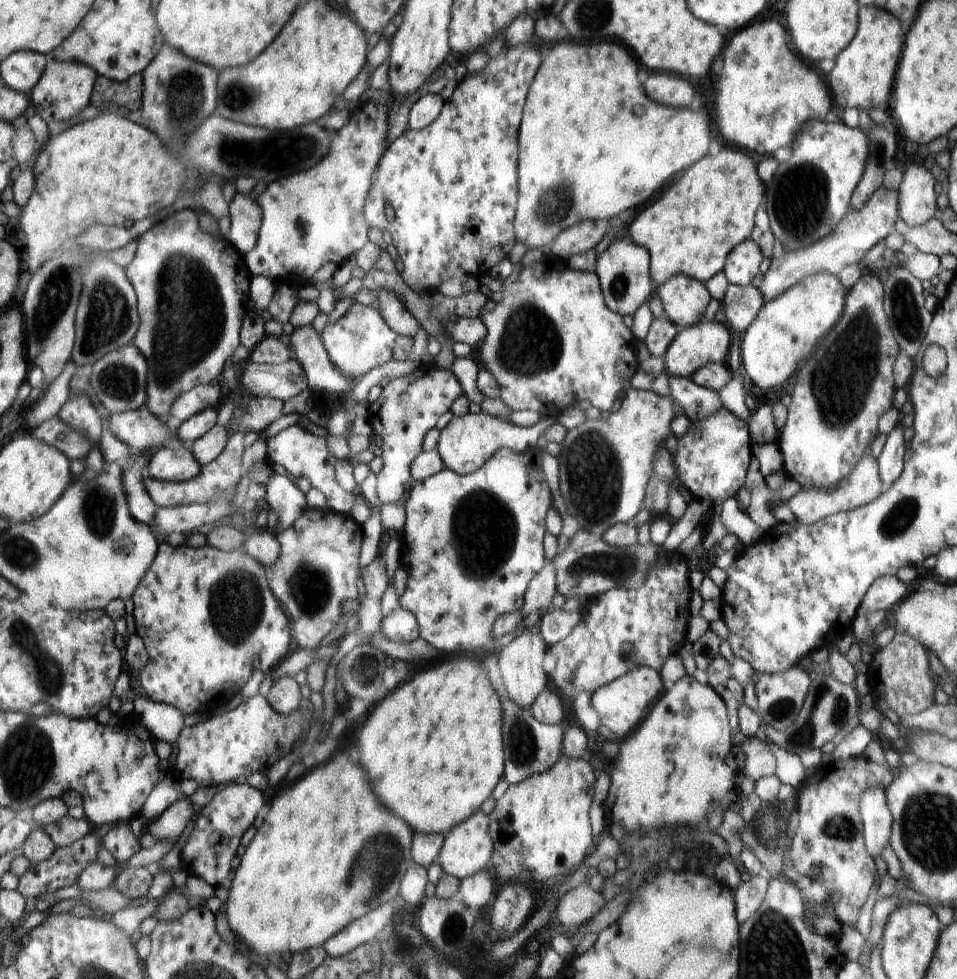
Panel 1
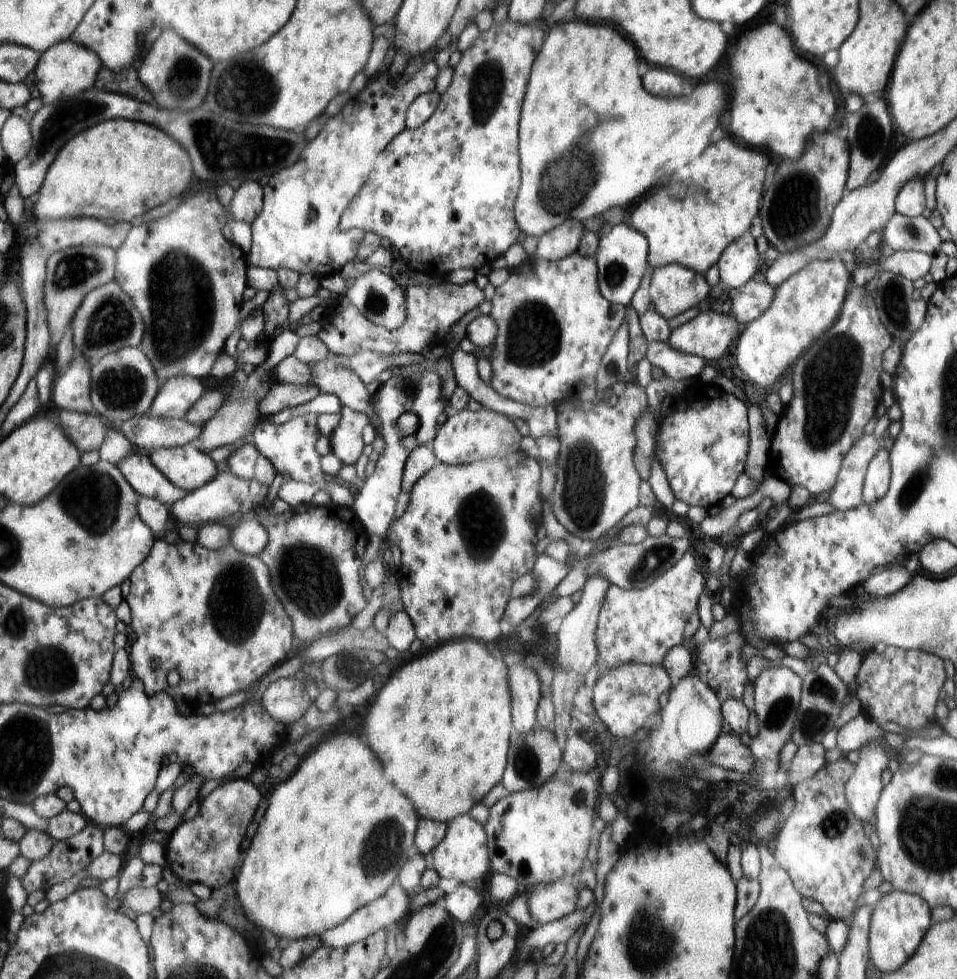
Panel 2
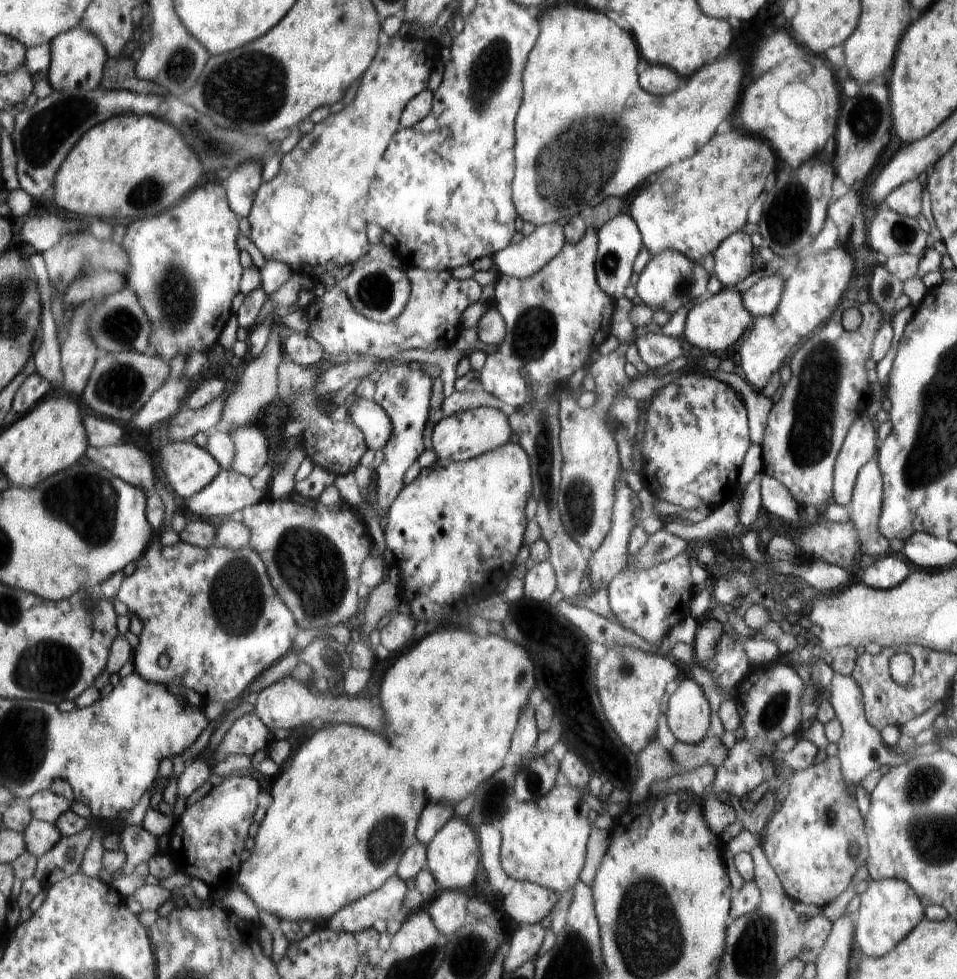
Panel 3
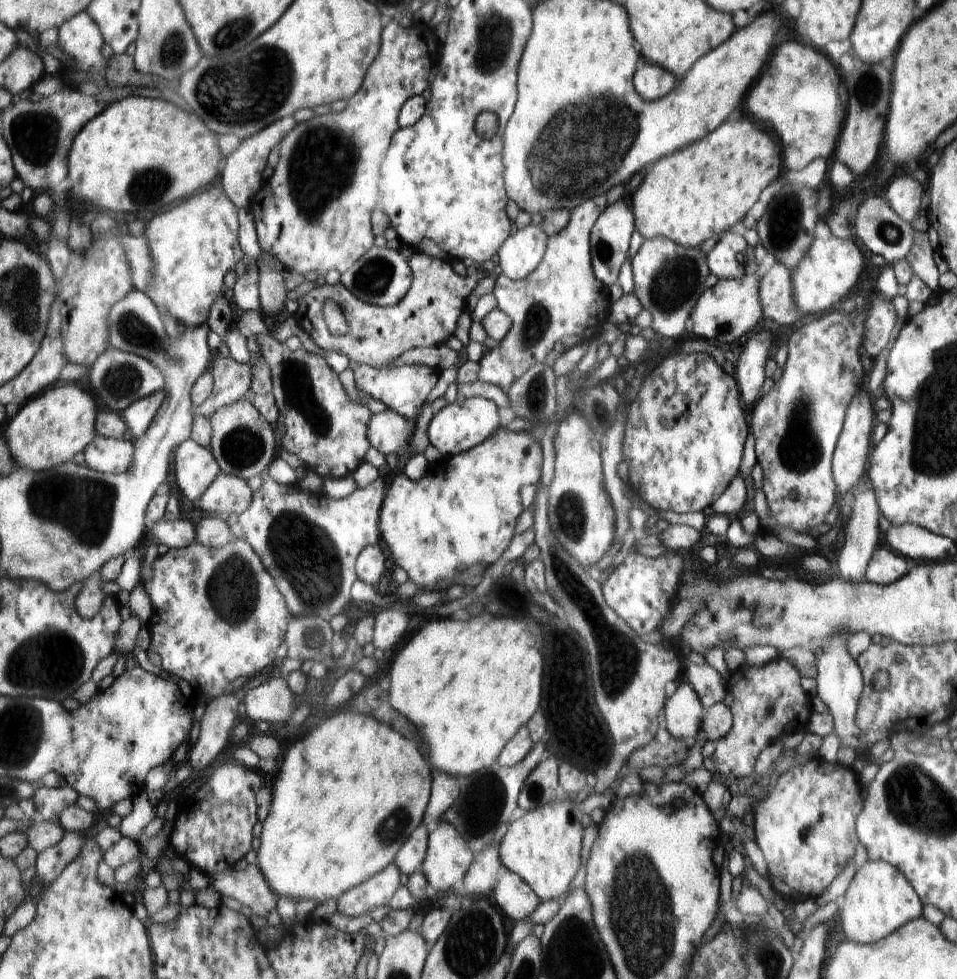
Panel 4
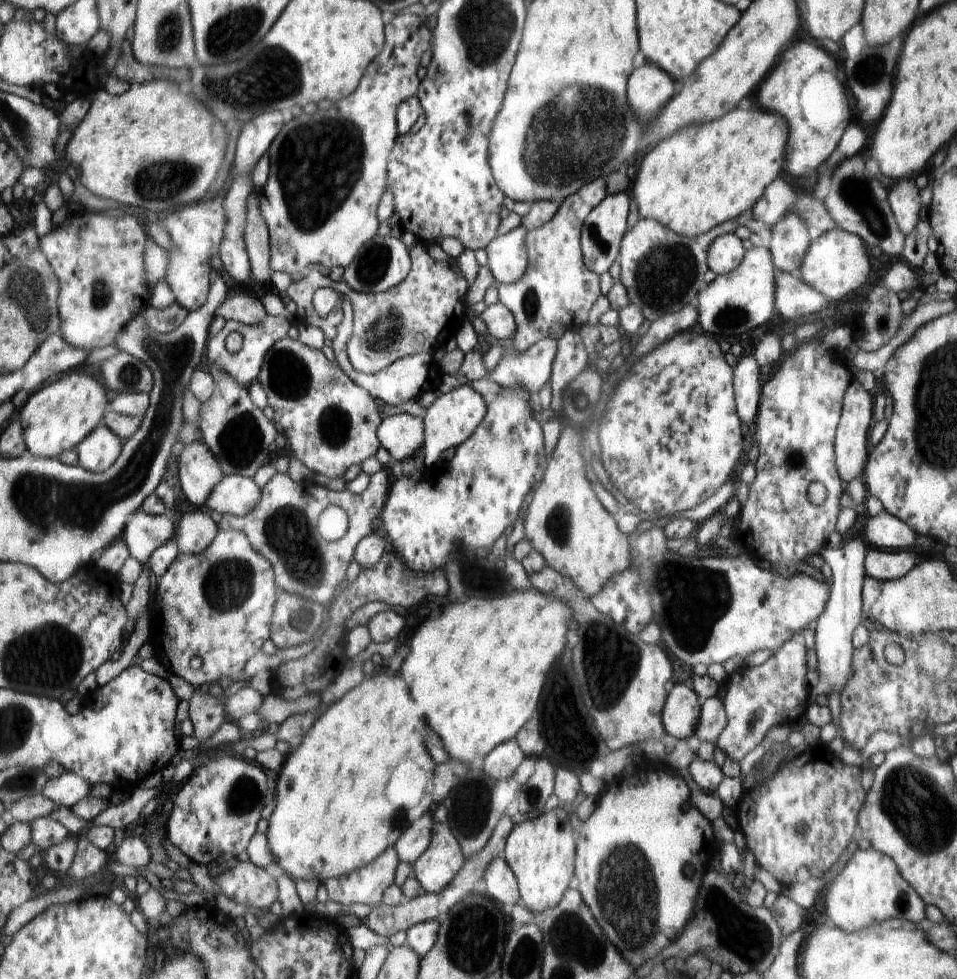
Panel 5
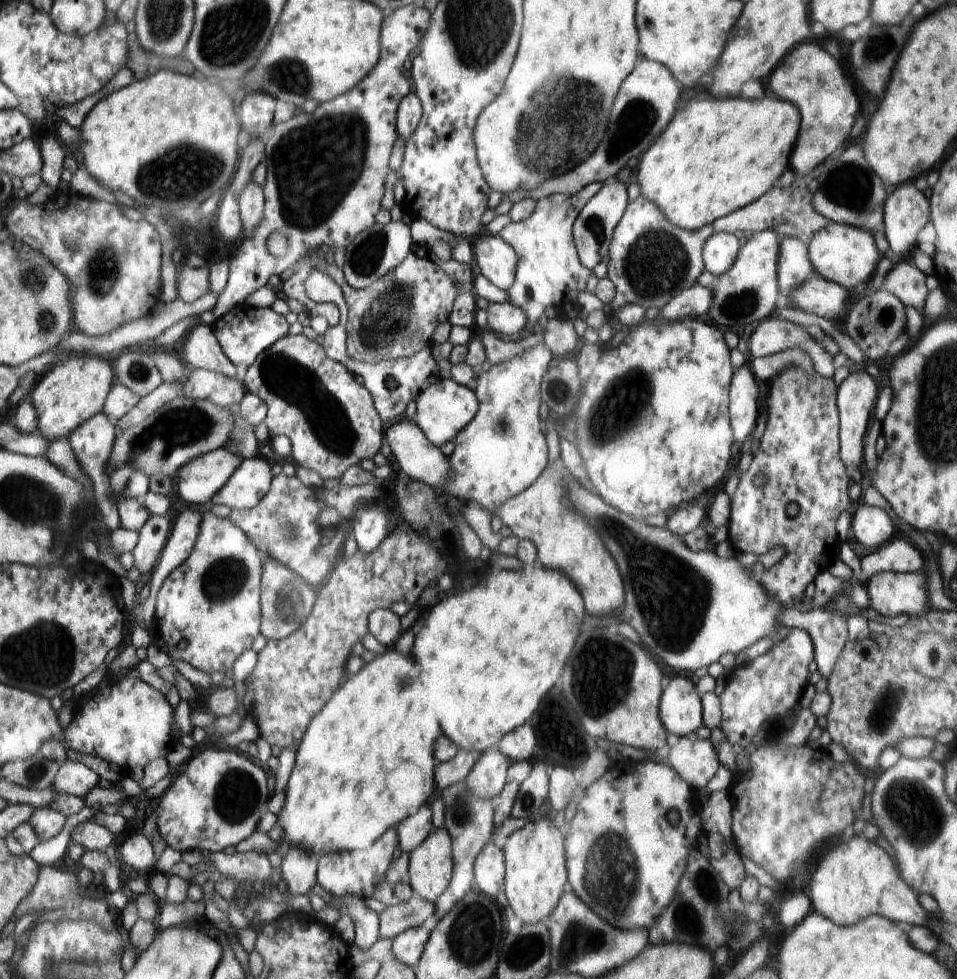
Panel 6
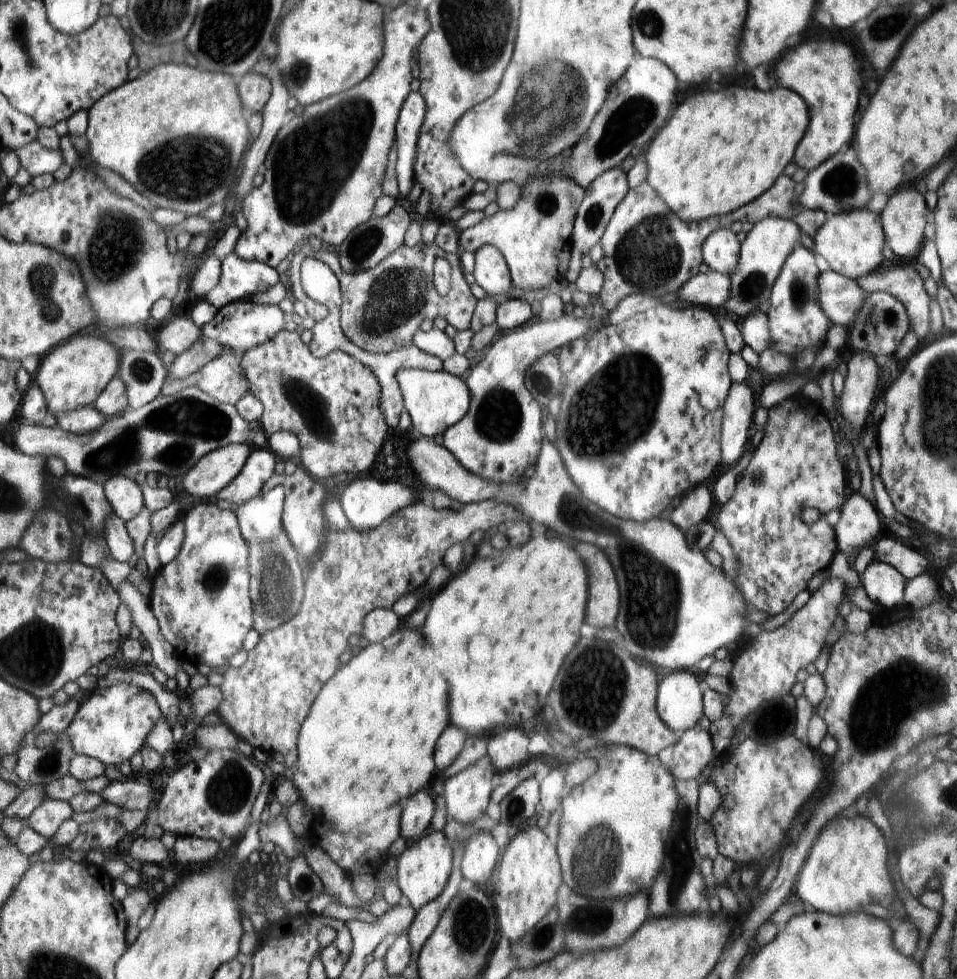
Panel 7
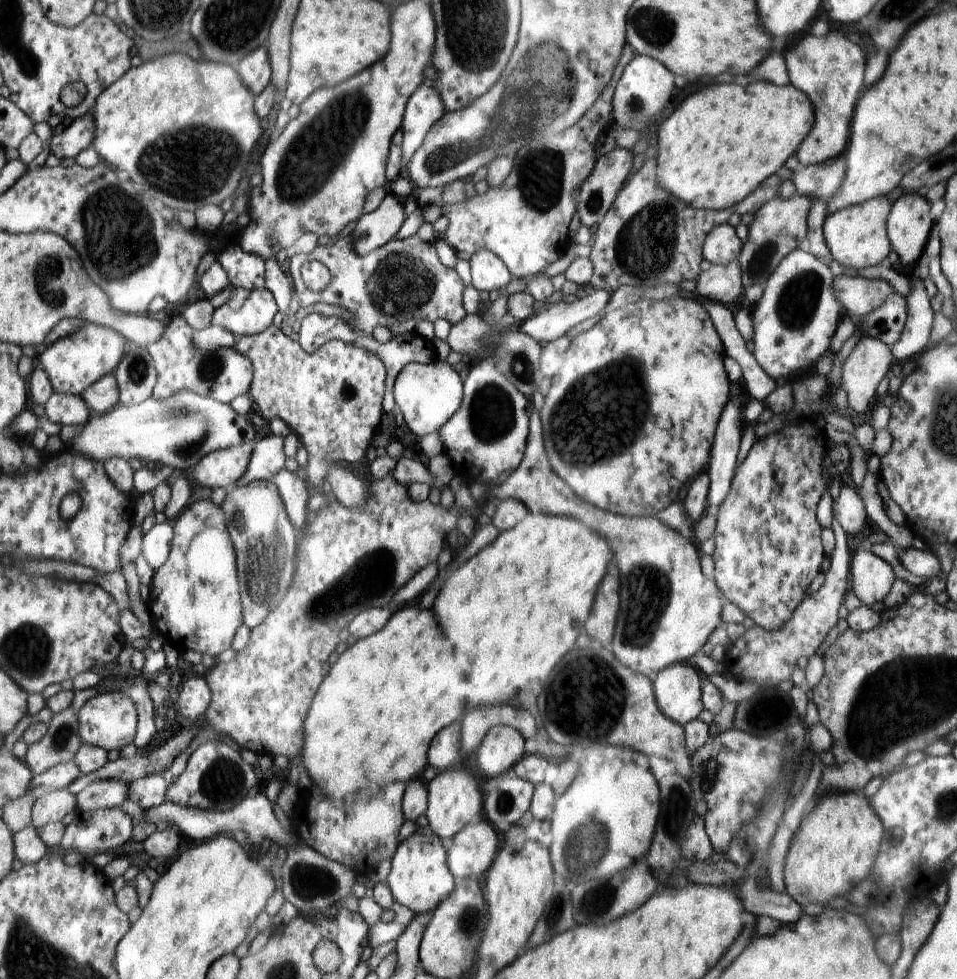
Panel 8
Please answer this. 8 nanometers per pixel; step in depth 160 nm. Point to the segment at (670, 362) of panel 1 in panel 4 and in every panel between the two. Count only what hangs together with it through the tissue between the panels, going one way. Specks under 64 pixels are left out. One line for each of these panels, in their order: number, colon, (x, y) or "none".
2: (708, 335)
3: (715, 324)
4: (732, 307)

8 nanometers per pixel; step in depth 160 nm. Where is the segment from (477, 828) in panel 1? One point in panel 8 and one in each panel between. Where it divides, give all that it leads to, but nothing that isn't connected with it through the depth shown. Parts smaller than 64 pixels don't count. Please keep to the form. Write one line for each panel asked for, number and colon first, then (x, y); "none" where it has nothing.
2: (462, 855)
3: (452, 855)
4: (448, 857)
5: (438, 867)
6: (431, 866)
7: (423, 870)
8: (420, 879)

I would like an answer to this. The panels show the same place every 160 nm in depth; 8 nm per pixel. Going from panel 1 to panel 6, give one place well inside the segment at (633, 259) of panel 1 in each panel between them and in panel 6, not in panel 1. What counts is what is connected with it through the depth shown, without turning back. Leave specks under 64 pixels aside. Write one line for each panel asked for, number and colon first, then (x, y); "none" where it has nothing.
2: (622, 256)
3: (620, 241)
4: (610, 238)
5: (601, 233)
6: (594, 229)

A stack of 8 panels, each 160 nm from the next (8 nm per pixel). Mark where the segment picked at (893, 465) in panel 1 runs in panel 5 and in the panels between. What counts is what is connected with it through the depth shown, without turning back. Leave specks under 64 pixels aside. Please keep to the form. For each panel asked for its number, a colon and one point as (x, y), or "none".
2: (876, 484)
3: (867, 499)
4: (863, 537)
5: (834, 629)

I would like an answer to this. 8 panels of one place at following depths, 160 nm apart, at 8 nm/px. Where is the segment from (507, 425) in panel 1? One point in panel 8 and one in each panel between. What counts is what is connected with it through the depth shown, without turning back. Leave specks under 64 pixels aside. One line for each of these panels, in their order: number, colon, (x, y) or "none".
2: (468, 436)
3: (464, 435)
4: (467, 422)
5: (451, 418)
6: (444, 409)
7: (435, 400)
8: (428, 396)

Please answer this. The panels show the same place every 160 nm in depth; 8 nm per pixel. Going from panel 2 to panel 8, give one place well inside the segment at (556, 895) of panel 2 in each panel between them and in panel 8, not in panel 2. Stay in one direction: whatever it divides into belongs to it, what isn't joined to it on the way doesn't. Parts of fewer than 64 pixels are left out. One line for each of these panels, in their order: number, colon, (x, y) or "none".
3: (528, 903)
4: (516, 899)
5: (501, 884)
6: (488, 868)
7: (481, 855)
8: (472, 853)

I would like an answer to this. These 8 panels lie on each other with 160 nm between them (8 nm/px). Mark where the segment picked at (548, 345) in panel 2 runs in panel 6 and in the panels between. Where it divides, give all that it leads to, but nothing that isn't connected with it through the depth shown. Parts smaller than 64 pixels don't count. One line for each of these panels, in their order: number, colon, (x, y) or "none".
3: (554, 319)
4: (560, 305)
5: (558, 287)
6: (549, 273)

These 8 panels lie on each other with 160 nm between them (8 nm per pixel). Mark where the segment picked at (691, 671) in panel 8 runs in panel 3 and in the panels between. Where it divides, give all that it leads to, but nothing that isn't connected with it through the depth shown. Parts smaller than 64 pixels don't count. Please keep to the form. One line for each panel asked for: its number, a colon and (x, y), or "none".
3: (689, 714)
4: (683, 711)
5: (681, 709)
6: (681, 710)
7: (679, 704)

